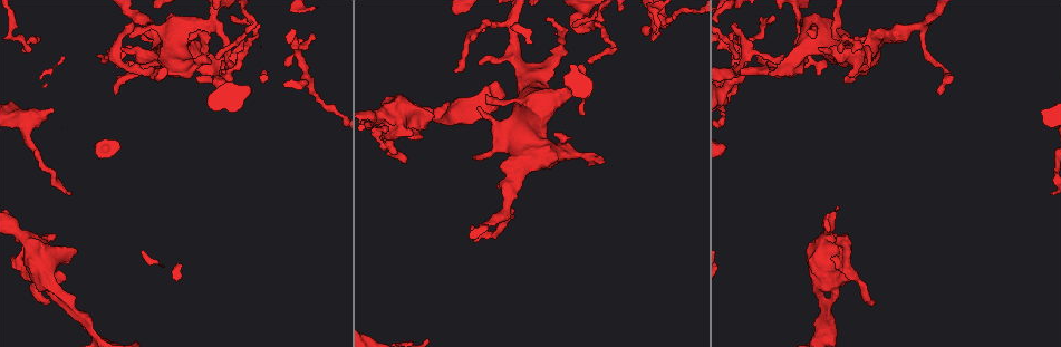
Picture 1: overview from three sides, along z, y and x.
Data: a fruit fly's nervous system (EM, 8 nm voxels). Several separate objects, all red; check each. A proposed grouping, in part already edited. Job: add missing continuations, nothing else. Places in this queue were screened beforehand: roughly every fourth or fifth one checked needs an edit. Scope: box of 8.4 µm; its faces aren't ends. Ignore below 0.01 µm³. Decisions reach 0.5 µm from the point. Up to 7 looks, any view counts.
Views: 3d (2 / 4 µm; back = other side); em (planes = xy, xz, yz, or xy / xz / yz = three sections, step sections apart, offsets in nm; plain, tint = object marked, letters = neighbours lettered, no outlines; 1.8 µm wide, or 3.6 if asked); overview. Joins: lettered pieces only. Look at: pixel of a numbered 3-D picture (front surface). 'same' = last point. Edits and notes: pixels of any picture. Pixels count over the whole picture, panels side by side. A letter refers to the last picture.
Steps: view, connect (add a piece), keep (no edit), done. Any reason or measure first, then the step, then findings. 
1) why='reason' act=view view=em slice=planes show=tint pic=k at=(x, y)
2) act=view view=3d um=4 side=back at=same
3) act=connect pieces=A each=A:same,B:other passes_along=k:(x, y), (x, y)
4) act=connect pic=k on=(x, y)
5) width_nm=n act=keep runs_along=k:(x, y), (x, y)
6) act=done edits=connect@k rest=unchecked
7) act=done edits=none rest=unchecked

act=view view=3d um=2 pic=1 at=(603, 163)

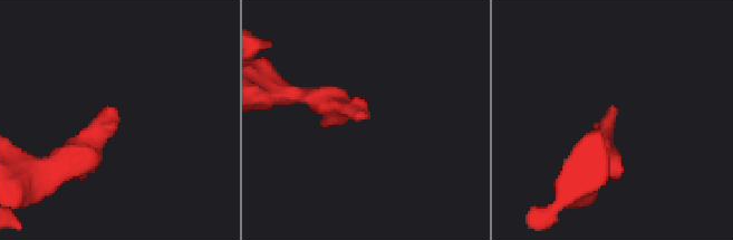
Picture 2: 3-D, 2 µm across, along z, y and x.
why='need the tissue' act=view view=em slice=planes show=letters pic=2 at=(615, 107)

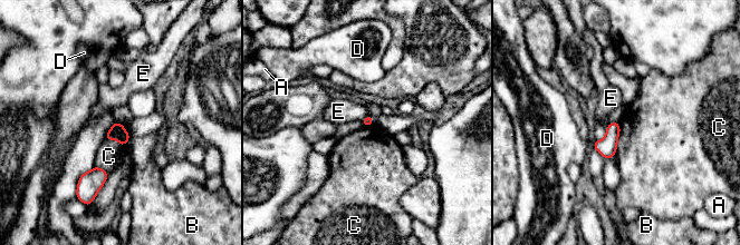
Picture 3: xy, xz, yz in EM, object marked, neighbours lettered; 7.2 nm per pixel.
act=keep each=A:other,B:other,C:other,D:other,E:other border=3:(618, 123), (618, 139), (614, 155) found='none of them fits'

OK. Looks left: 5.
why='free end' act=view view=em slice=yz step=4 show=plain pic=1 at=(289, 63)

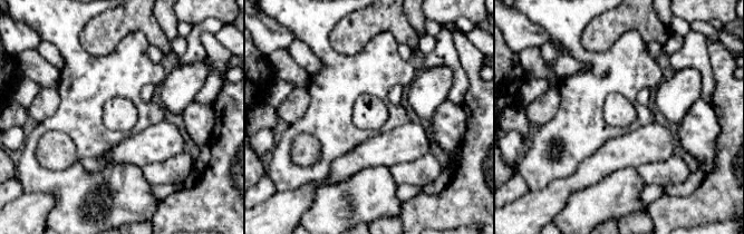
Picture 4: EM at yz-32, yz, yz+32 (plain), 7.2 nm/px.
act=view view=em slice=yz step=4 show=letters at=same

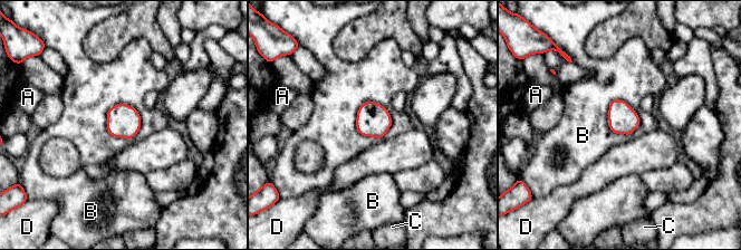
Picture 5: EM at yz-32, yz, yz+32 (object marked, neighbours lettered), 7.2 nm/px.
width_nm=200 act=keep each=A:other,B:other,C:other,D:other border=5:(366, 101), (390, 115), (379, 140) found='none of them fits'

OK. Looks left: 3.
why='abrupt turn' act=view view=em um=3.6 slice=xz step=16 show=letters pic=1 at=(839, 255)

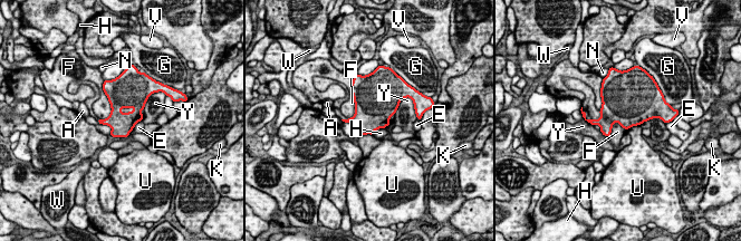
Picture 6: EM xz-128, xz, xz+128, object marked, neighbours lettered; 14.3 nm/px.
why='cut it another way' act=view view=em um=3.6 slice=yz step=16 show=letters at=same

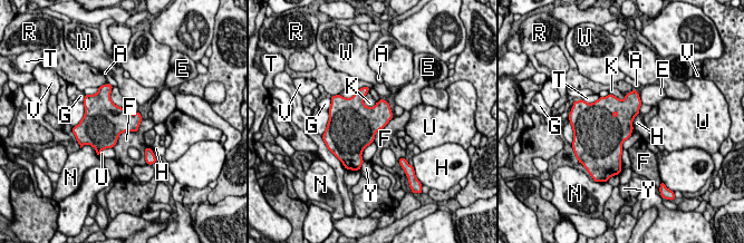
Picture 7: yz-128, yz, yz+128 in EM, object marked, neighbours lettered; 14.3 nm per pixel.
act=keep each=A:other,E:other,F:other,G:other,H:other,K:other,N:other,R:other,T:other,U:other,V:other,W:other,Y:other border=7:(143, 119), (110, 147) found='none of them fits'

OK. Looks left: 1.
act=done edits=none rest=unchecked

